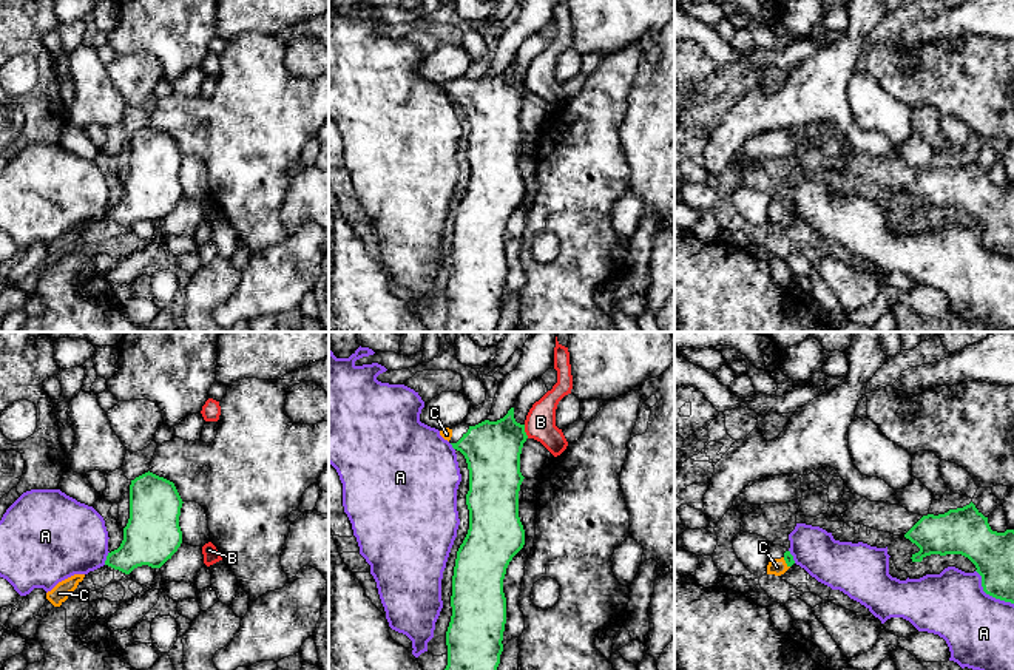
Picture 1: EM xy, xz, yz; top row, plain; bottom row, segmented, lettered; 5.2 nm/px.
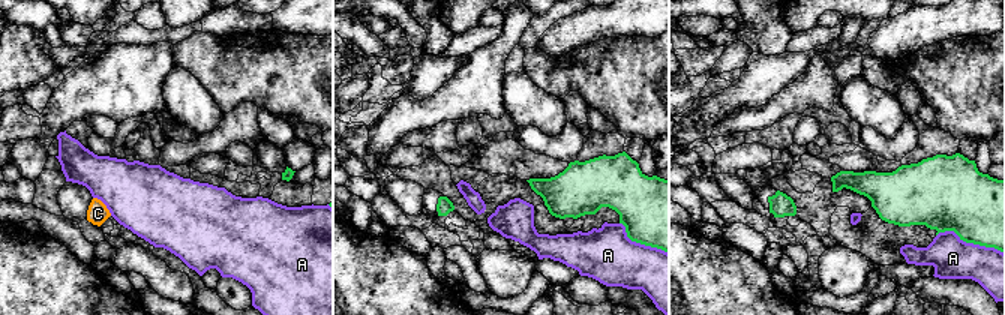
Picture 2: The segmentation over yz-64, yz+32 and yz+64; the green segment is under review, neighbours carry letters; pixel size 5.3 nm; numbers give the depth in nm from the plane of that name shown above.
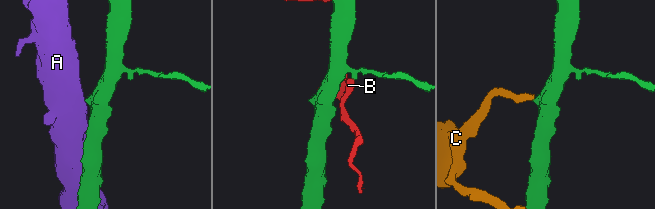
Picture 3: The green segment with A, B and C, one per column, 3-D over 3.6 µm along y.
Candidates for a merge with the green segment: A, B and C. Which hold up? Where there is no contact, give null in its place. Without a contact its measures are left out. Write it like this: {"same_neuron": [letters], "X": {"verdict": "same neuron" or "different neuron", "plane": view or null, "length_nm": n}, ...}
{"same_neuron": ["C"], "A": {"verdict": "different neuron", "plane": "yz", "length_nm": 260}, "B": {"verdict": "different neuron", "plane": "xz", "length_nm": 80}, "C": {"verdict": "same neuron", "plane": "yz", "length_nm": 70}}

